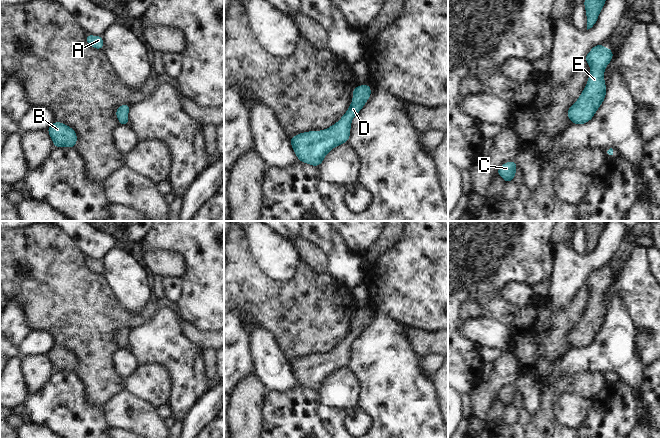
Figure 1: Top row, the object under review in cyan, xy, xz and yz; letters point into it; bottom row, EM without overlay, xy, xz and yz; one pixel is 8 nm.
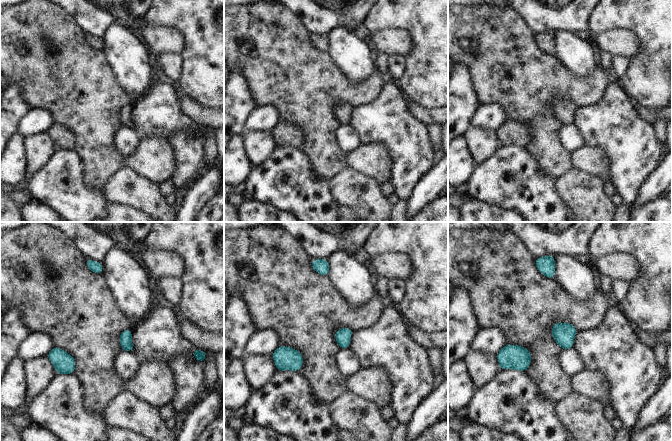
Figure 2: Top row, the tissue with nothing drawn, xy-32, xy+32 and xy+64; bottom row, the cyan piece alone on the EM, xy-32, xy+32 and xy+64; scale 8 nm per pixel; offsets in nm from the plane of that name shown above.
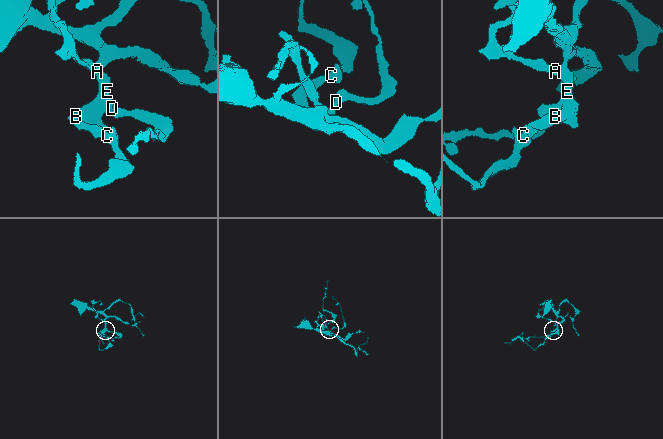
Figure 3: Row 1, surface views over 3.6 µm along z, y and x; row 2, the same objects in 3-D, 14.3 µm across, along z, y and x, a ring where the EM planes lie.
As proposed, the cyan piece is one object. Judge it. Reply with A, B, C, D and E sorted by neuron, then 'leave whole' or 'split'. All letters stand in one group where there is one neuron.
A B C D E; leave whole

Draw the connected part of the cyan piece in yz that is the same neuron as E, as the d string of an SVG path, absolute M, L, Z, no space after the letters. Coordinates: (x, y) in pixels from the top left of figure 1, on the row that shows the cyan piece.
M601 44L594 46L585 56L591 71L588 82L578 100L568 109L568 119L572 124L585 124L590 121L606 96L604 70L613 58L611 49Z

